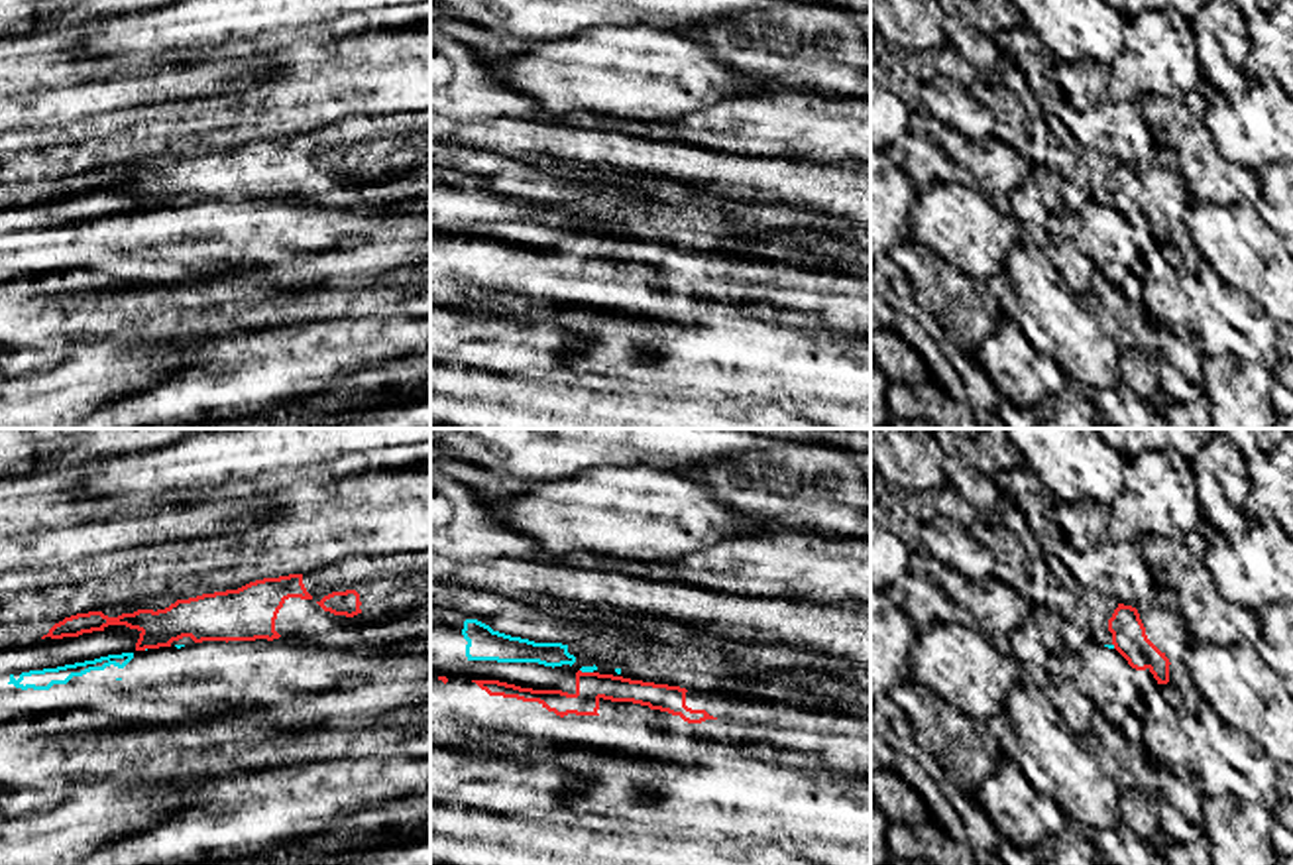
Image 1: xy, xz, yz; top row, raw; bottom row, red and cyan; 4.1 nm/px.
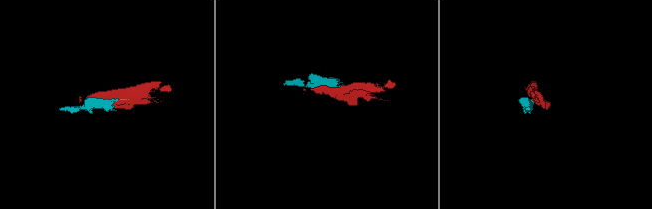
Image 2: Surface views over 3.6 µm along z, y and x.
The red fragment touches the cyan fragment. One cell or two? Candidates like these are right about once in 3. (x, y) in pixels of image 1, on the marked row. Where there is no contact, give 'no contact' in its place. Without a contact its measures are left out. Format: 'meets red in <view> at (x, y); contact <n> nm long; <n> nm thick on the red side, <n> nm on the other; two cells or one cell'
meets red in xz at (586, 673); contact 60 nm long; 120 nm thick on the red side, 30 nm on the other; two cells

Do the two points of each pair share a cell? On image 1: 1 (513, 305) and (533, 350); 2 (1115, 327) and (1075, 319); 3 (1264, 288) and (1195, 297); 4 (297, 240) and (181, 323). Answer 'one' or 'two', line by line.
1: two
2: two
3: two
4: two

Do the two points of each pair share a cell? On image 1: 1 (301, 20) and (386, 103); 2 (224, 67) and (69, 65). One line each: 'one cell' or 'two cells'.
1: two cells
2: one cell

